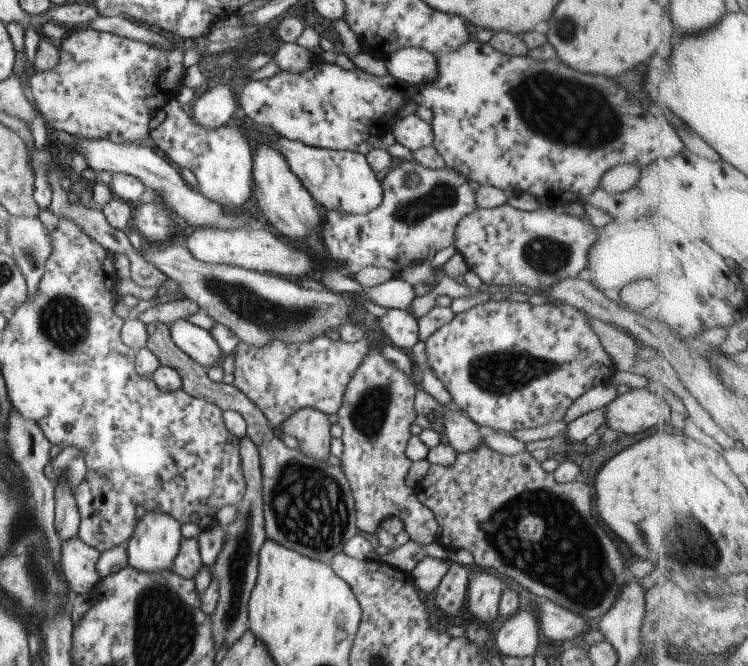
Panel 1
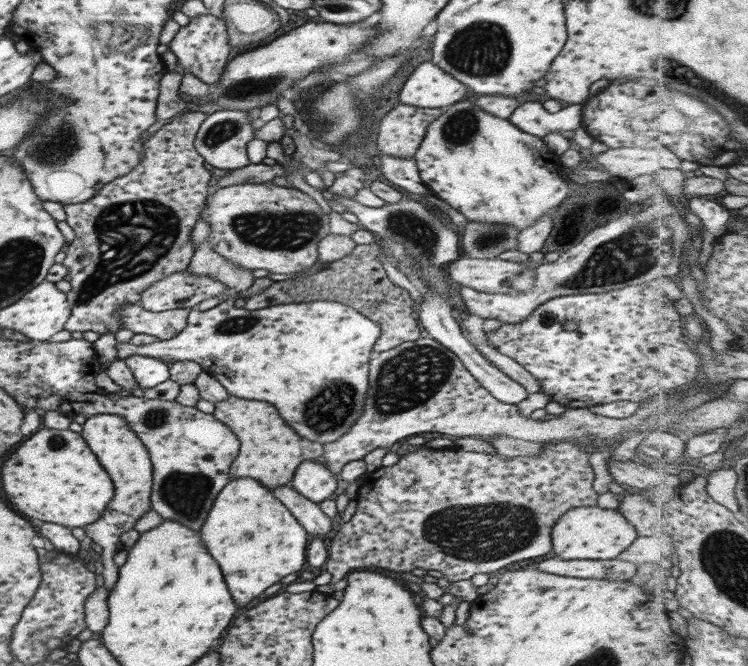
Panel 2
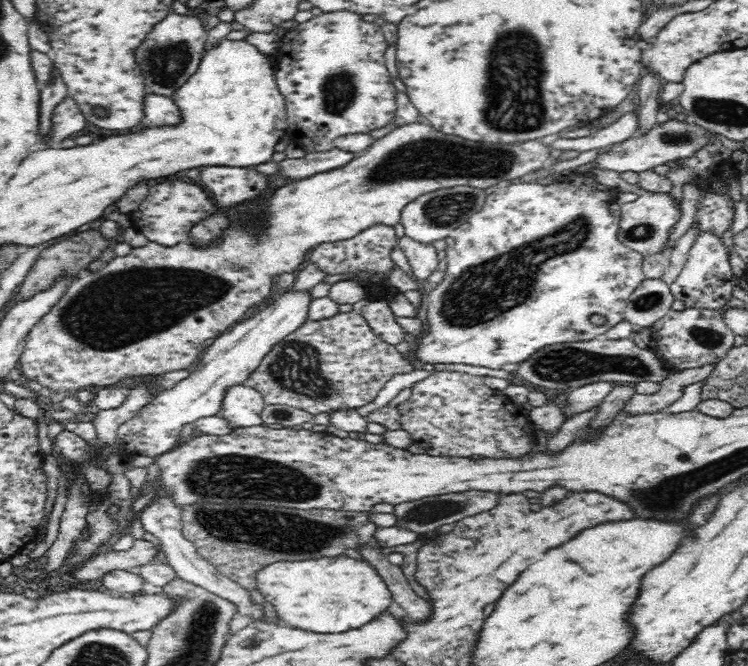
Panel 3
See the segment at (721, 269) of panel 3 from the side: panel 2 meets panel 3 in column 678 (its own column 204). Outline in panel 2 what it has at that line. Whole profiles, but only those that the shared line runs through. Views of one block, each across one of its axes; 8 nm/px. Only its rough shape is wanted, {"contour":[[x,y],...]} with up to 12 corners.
{"contour":[[186,268],[141,292],[154,312],[192,308],[227,288]]}

